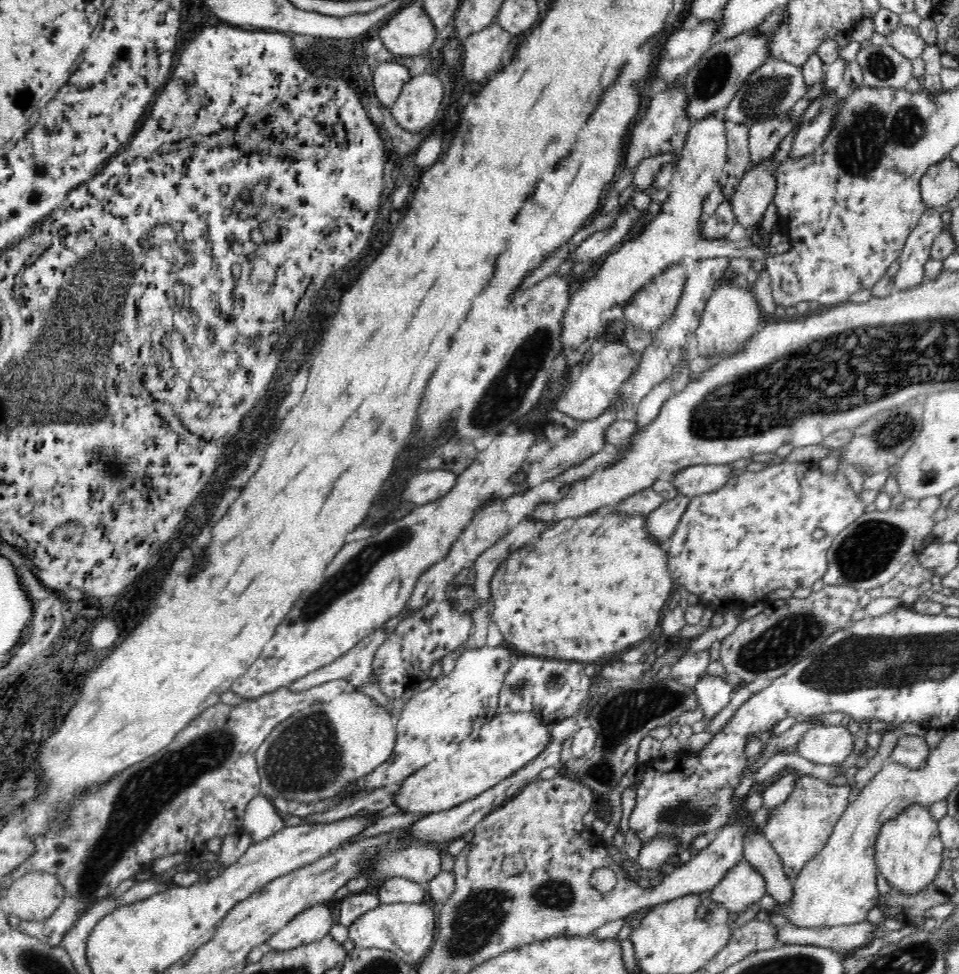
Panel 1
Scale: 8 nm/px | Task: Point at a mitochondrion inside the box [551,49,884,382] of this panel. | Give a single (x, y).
(769, 93)

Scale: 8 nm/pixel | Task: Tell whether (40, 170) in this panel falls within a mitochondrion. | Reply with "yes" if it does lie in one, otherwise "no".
no

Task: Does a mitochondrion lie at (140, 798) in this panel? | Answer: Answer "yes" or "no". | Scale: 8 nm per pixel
yes

